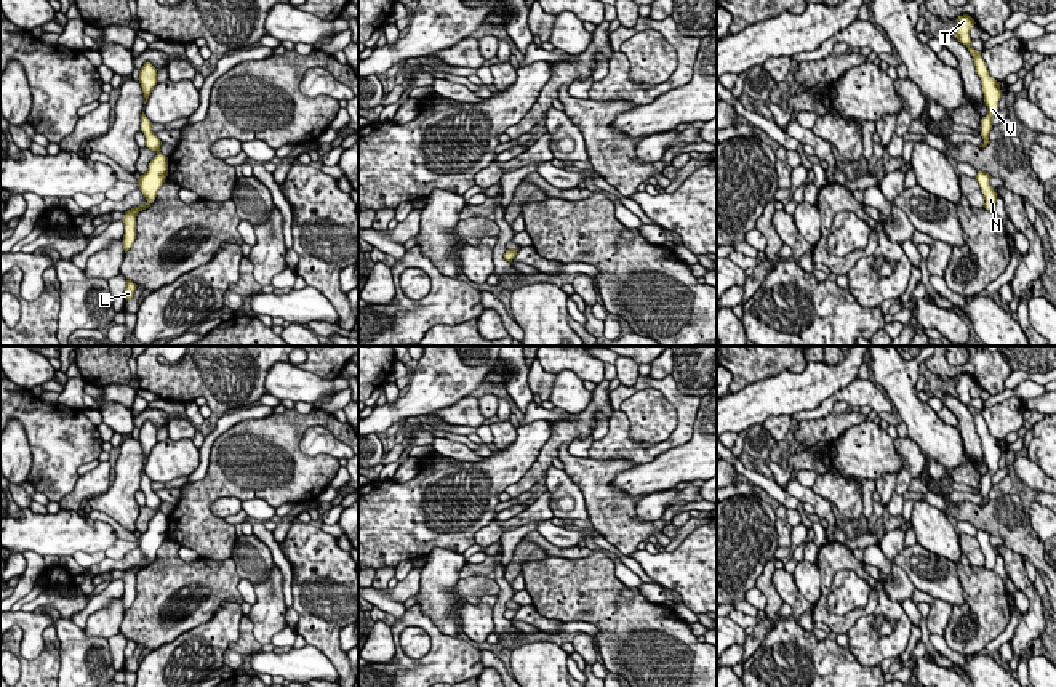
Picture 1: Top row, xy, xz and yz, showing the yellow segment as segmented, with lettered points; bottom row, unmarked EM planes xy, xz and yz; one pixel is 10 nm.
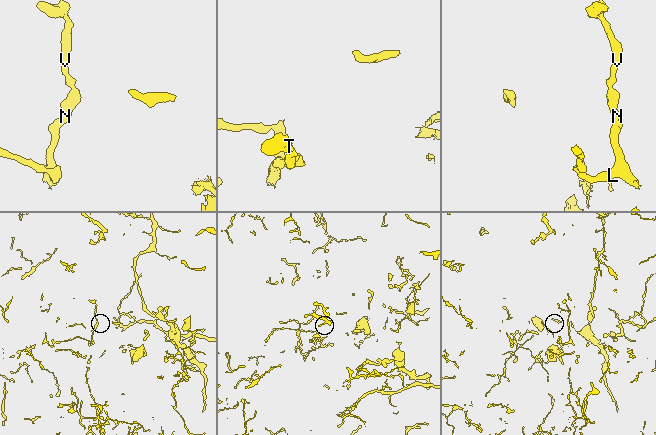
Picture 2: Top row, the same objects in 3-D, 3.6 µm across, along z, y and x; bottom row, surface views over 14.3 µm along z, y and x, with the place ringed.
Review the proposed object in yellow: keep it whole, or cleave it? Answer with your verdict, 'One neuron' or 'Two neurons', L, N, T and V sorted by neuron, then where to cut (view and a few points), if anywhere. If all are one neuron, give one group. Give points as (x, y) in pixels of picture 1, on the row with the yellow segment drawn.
One neuron. Groups: L N T V. No split

